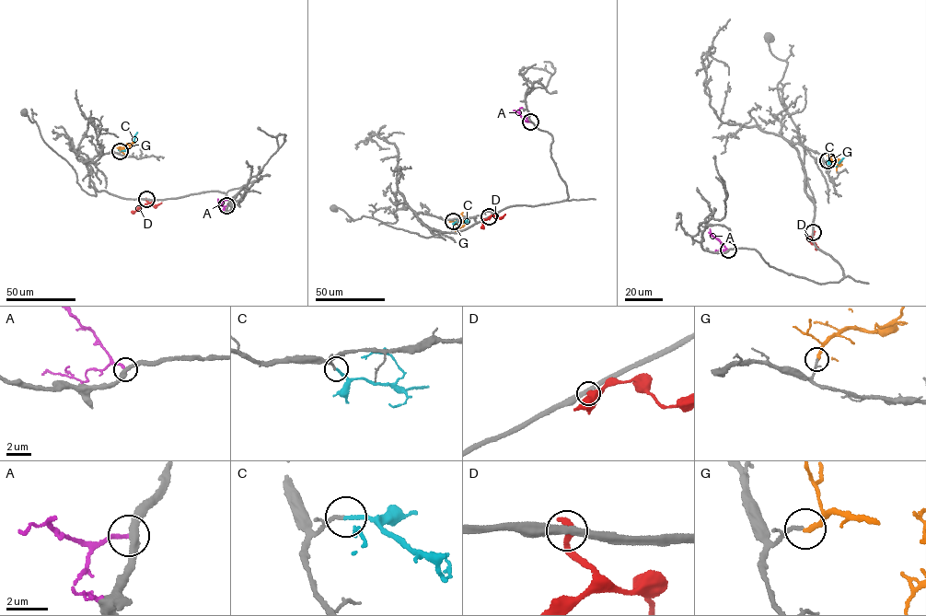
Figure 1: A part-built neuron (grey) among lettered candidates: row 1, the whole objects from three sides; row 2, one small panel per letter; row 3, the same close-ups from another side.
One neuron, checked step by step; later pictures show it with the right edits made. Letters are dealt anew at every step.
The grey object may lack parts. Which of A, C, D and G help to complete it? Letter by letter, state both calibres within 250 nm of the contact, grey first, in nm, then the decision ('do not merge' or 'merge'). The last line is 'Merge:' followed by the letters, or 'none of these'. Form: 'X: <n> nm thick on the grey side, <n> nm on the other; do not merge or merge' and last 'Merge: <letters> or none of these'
A: 360 nm thick on the grey side, 200 nm on the other; do not merge
C: 130 nm thick on the grey side, 190 nm on the other; merge
D: 320 nm thick on the grey side, 360 nm on the other; do not merge
G: 140 nm thick on the grey side, 280 nm on the other; do not merge
Merge: C

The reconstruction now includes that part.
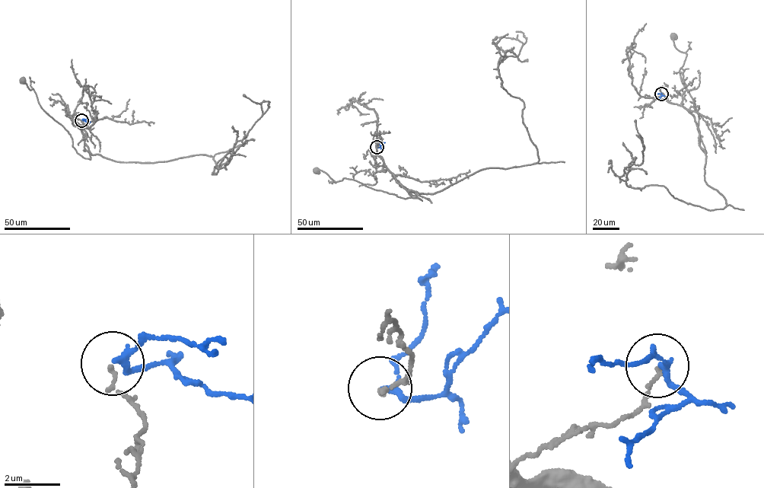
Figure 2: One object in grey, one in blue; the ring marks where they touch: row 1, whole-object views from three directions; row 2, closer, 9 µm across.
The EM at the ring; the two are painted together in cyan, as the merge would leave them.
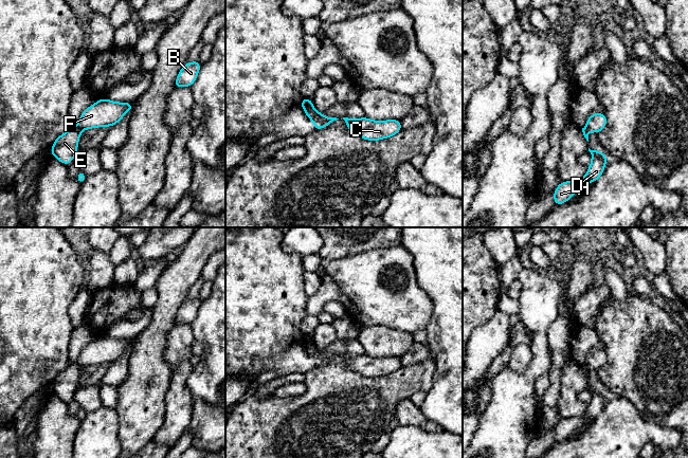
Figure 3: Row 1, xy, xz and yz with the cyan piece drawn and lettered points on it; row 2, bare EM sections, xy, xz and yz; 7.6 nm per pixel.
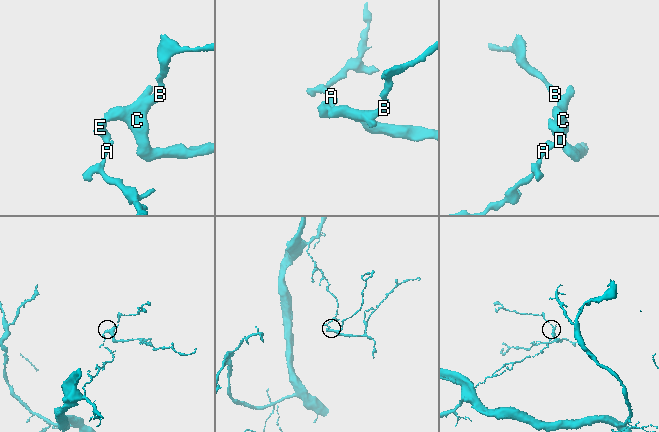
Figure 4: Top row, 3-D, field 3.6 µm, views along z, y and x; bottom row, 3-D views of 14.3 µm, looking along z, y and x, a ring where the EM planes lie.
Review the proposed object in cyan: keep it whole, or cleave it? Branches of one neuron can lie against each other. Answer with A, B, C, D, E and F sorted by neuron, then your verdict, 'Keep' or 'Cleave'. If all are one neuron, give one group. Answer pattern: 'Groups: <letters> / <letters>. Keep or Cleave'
Groups: A D E / B C F. Cleave

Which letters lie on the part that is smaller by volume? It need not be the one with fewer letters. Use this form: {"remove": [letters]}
{"remove": ["B", "C", "F"]}

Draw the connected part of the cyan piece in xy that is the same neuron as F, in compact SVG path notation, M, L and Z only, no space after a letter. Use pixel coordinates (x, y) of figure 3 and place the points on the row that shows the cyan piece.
M101 98L83 111L77 128L83 131L103 126L111 127L117 124L127 111L132 112L132 103L117 103Z

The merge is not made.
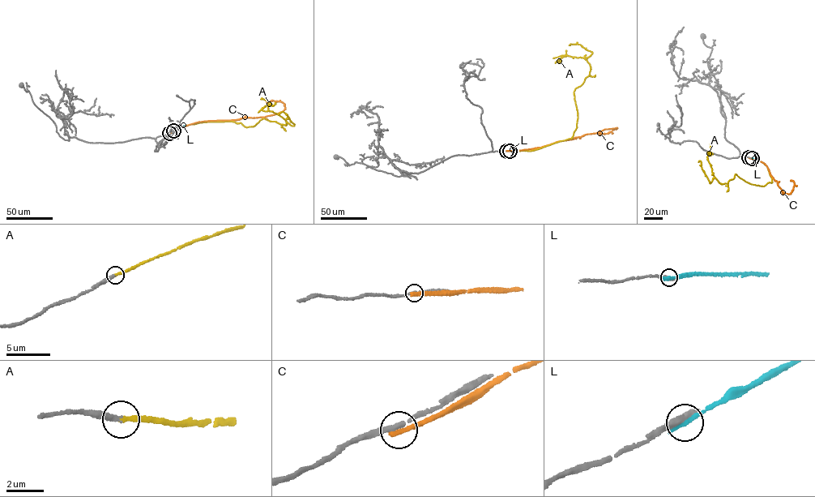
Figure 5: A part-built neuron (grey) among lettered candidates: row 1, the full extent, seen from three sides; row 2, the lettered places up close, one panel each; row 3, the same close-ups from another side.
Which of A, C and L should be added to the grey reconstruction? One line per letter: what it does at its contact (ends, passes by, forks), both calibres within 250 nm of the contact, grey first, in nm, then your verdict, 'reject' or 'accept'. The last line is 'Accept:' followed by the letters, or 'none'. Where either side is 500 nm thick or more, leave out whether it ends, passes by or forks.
A: it ends | 280/240 nm | accept
C: it ends | 200/360 nm | reject
L: it ends | 440/360 nm | reject
Accept: A

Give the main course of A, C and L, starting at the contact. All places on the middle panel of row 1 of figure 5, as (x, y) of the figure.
A: (510, 151), (534, 150), (571, 138), (576, 129), (573, 93), (590, 67), (583, 57), (552, 58)
C: (505, 151), (541, 147), (616, 128), (599, 134)
L: (509, 151), (520, 150)

